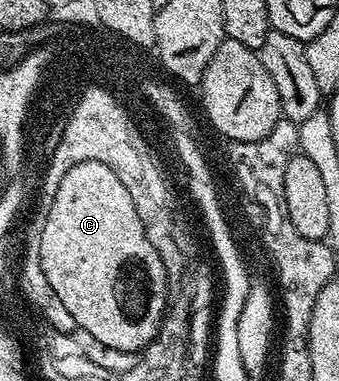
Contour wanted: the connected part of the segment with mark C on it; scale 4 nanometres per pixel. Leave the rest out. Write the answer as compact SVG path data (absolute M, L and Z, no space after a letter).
M85 161L72 166L72 170L64 175L44 224L40 262L49 285L63 302L73 323L102 342L104 348L114 348L119 354L134 354L153 342L159 334L168 309L165 264L146 237L126 184L108 165Z

